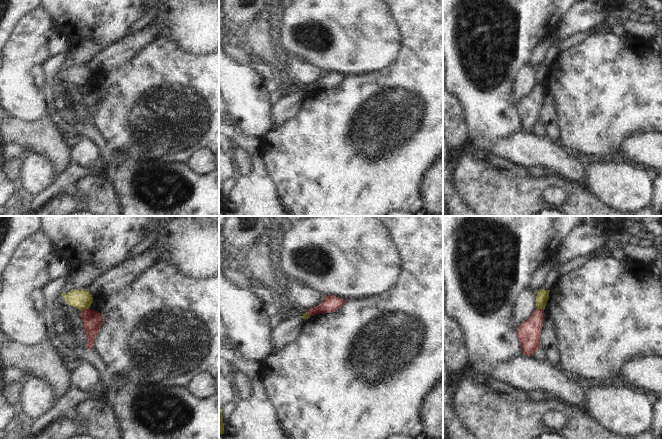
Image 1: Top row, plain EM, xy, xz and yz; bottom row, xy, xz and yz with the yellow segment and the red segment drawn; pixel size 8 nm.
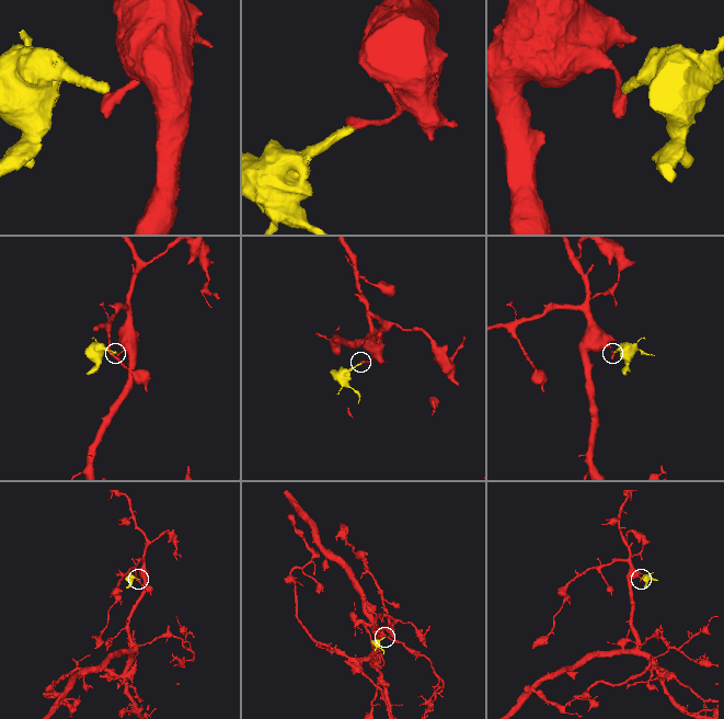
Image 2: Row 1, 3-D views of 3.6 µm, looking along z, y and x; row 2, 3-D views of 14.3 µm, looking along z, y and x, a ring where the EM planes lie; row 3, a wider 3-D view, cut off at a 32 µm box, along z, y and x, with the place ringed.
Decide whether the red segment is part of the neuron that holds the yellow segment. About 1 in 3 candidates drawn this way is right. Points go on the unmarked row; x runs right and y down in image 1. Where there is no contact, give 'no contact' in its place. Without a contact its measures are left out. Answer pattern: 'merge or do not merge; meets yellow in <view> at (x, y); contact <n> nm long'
do not merge; meets yellow in yz at (540, 84); contact 70 nm long

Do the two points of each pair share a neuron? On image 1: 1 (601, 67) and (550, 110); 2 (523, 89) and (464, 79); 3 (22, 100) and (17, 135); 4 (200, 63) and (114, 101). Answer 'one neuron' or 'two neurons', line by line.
1: two neurons
2: two neurons
3: two neurons
4: one neuron

